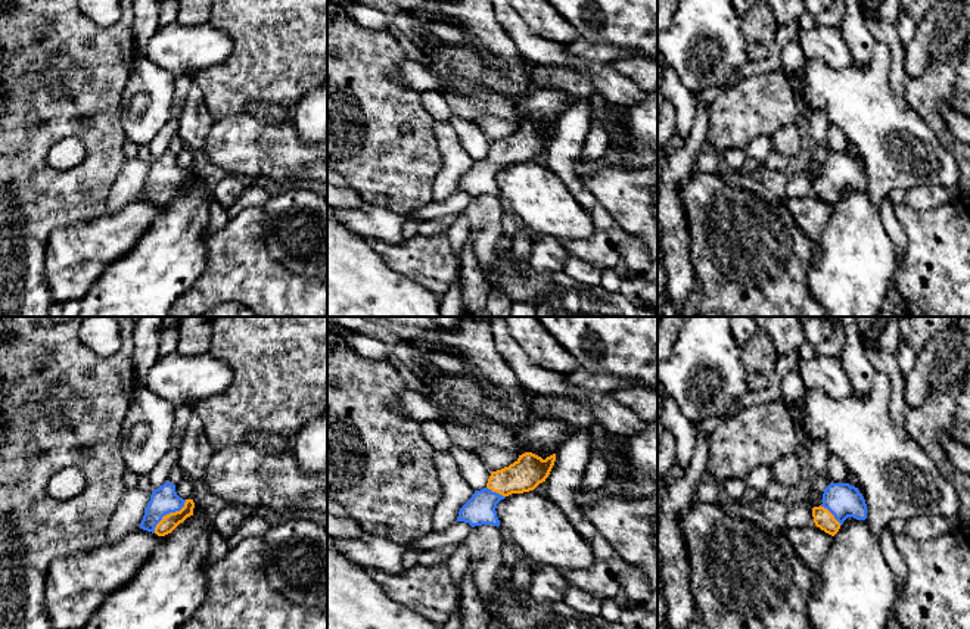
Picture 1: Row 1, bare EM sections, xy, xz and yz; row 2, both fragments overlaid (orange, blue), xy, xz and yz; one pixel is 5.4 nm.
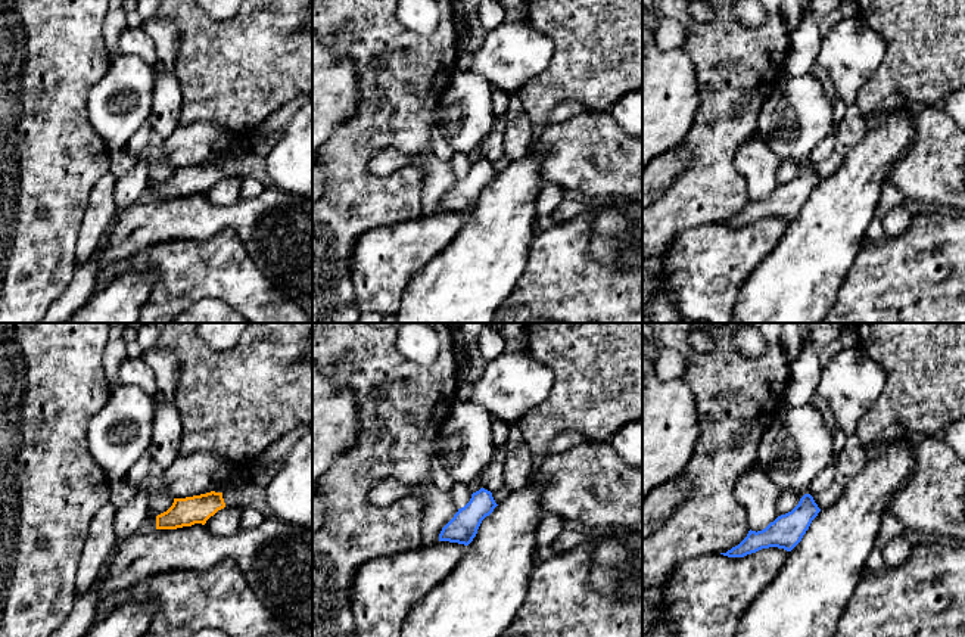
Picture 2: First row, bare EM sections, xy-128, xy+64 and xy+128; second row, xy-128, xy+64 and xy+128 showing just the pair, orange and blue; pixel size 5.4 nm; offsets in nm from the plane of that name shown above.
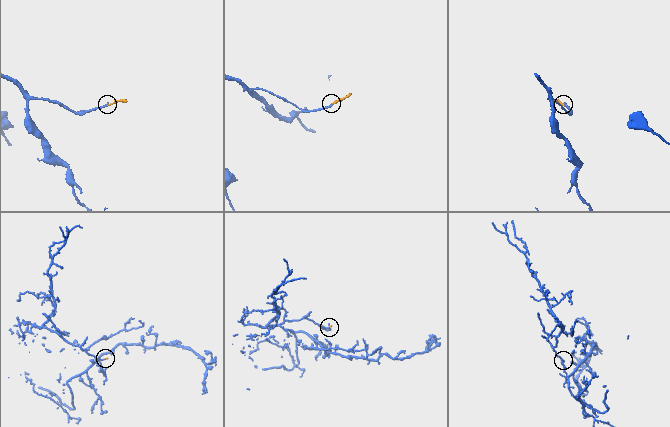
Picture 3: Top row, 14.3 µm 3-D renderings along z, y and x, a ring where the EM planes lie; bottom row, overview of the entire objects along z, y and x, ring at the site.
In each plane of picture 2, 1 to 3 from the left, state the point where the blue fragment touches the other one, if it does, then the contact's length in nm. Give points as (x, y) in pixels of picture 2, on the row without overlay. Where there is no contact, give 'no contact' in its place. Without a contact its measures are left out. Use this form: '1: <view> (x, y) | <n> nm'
1: no contact
2: no contact
3: no contact

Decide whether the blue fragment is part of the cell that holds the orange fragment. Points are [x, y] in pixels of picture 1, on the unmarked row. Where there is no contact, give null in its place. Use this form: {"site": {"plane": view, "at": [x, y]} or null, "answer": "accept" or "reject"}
{"site": {"plane": "xy", "at": [170, 183]}, "answer": "accept"}

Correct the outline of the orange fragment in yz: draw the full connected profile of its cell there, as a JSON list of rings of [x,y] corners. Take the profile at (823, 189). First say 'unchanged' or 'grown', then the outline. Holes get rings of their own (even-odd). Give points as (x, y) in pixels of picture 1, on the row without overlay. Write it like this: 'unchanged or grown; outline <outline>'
grown; outline [[[830,153],[823,164],[823,174],[812,178],[817,197],[834,206],[848,187],[867,189],[867,174],[858,158],[849,153]]]

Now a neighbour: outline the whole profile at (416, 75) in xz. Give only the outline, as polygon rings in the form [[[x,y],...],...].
[[[405,59],[401,63],[401,82],[417,93],[436,91],[441,80],[428,68],[428,65]]]

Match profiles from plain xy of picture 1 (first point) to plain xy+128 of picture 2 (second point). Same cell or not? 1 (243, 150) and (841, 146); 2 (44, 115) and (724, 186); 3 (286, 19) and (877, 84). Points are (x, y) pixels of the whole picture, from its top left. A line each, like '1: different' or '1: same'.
1: different
2: same
3: same

